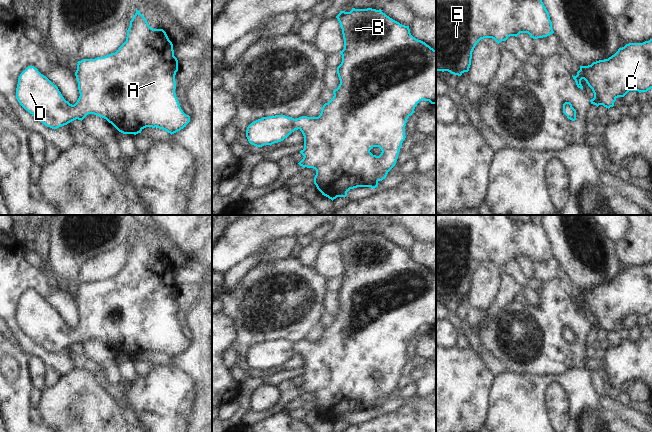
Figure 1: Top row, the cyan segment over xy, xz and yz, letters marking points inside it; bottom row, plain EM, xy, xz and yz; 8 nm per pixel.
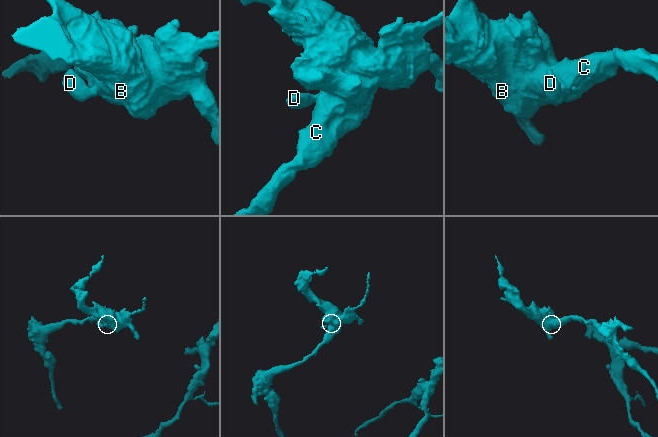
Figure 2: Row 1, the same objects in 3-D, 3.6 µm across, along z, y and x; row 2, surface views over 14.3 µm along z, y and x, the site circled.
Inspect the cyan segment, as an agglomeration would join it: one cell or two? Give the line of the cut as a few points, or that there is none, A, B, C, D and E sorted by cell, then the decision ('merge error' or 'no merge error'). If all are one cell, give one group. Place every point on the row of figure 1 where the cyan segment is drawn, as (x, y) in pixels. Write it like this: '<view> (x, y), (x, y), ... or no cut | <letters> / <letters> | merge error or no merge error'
no cut | A B C D E | no merge error

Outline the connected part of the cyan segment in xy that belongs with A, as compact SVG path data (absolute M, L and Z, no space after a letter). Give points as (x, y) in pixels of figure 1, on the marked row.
M137 8L127 30L126 41L115 53L95 59L83 59L77 63L75 76L80 96L74 105L66 101L58 87L34 66L28 66L18 78L16 98L20 105L37 120L52 129L67 125L76 119L82 121L88 114L106 119L123 134L134 135L141 133L146 127L157 127L172 135L190 122L190 116L181 109L175 93L178 60L174 56L173 44L163 29L151 28Z

